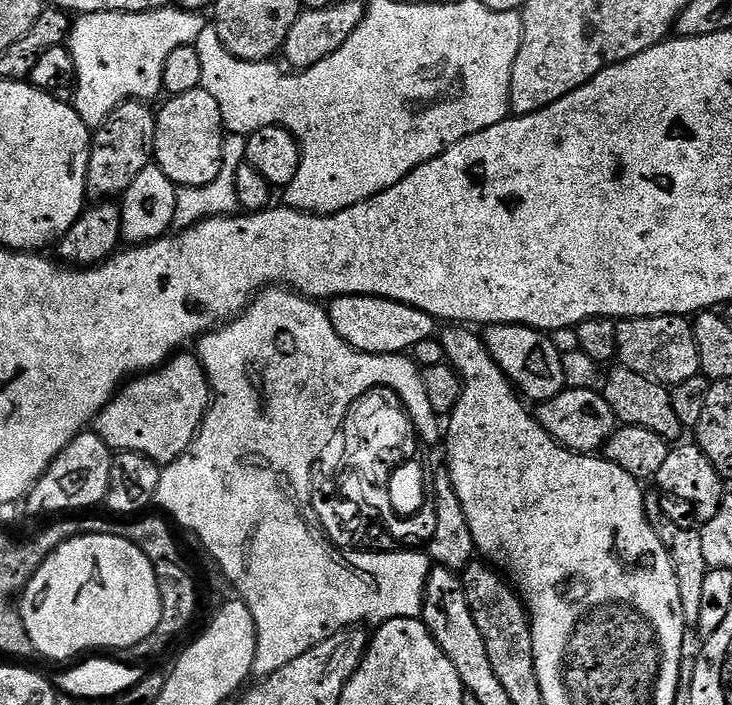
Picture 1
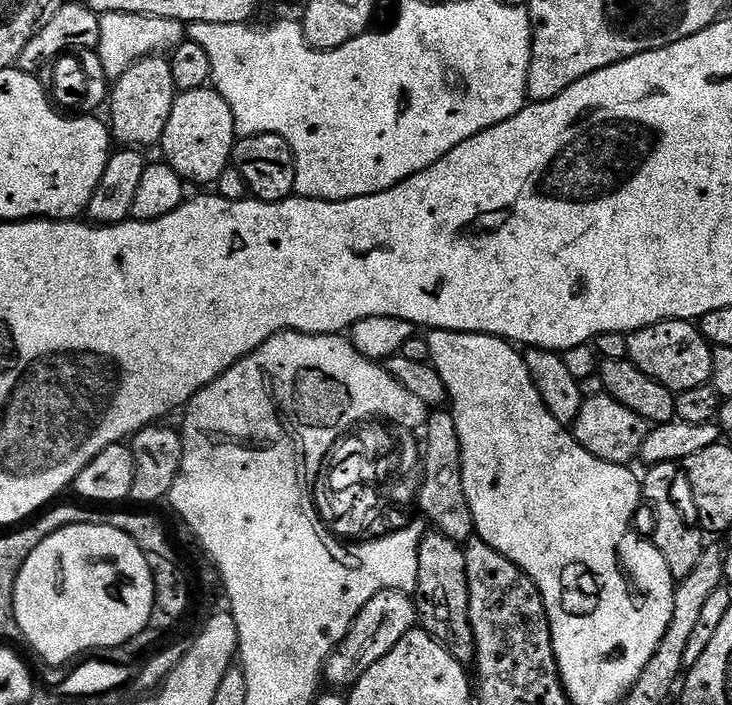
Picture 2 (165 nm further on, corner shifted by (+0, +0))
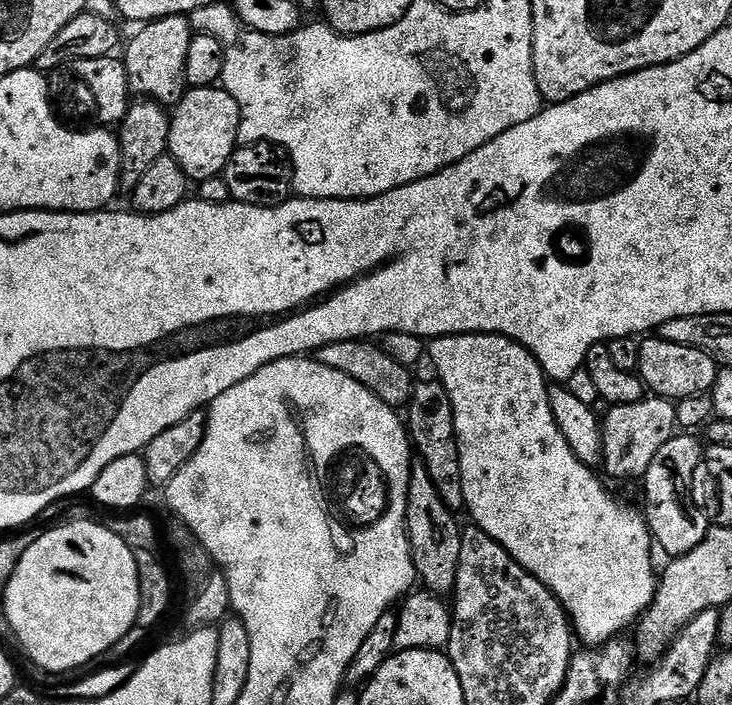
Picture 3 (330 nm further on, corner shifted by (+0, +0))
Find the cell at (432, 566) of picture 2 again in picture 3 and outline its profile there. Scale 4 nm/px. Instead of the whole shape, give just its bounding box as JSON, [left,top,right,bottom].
[404,463,462,594]

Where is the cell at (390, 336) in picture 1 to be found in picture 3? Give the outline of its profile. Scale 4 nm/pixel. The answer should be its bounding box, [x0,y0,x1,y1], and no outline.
[426,332,658,642]

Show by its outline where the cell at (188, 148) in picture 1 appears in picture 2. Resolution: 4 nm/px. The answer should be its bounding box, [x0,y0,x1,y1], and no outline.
[159,86,237,185]

